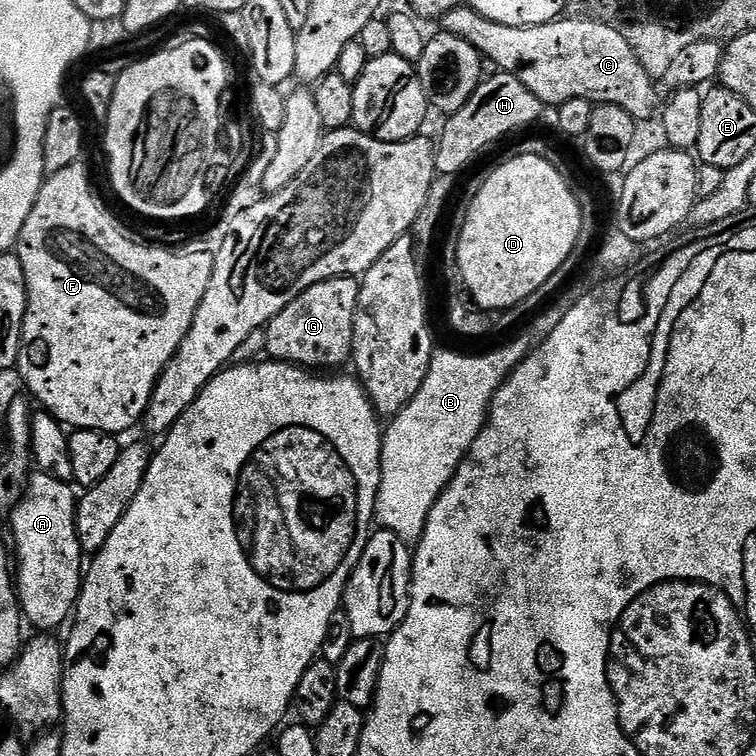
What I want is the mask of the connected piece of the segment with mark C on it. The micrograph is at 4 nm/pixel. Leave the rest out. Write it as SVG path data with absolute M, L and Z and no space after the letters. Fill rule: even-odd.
M461 6L442 17L442 28L443 31L454 34L454 38L470 42L470 46L474 46L474 50L478 50L487 63L489 60L490 63L497 64L495 67L499 71L508 72L518 78L518 82L522 82L522 86L526 86L526 90L530 90L530 94L534 94L534 98L538 98L541 105L559 106L571 99L586 99L593 105L613 104L621 107L637 122L643 122L658 105L654 80L649 75L649 69L632 48L625 33L612 24L557 18L542 26L502 26L502 22L492 22L472 8Z

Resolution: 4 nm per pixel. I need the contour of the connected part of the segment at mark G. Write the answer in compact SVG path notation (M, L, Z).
M350 276L323 280L307 288L264 328L267 355L271 359L298 364L309 370L336 368L344 363L347 365L352 358L359 293L360 280Z

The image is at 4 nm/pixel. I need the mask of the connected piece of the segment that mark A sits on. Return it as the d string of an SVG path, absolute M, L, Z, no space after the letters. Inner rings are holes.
M36 470L29 480L23 496L20 497L16 507L11 509L12 536L14 548L20 551L20 561L14 564L14 583L16 594L20 598L20 610L25 621L28 620L36 630L56 630L64 619L67 621L73 615L76 599L80 596L82 583L82 564L80 568L80 538L76 534L76 505L77 493L72 493L71 483L54 478L49 472Z

